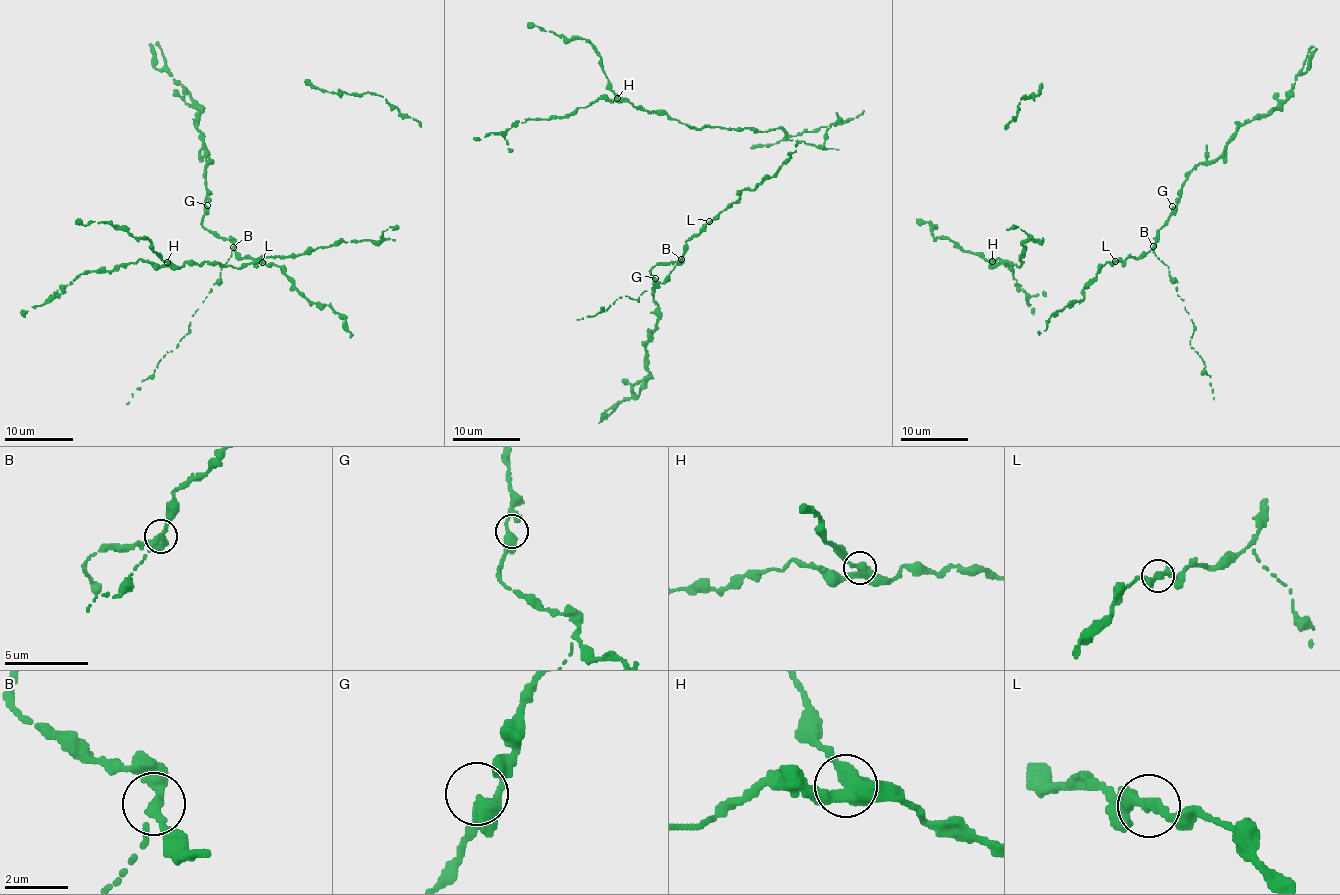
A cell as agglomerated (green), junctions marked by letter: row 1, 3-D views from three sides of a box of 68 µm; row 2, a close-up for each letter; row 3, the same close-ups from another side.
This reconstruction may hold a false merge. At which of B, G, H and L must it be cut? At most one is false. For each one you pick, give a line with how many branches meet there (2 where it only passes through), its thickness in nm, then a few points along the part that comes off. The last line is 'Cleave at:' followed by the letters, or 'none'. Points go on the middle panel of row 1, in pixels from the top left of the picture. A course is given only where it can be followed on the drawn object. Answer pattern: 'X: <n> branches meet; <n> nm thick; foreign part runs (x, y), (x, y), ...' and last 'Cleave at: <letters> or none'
B: 3 branches meet; 240 nm thick; foreign part runs (680, 259), (662, 283), (655, 283), (652, 290), (637, 300), (622, 296), (605, 311), (601, 310), (576, 320)
Cleave at: B

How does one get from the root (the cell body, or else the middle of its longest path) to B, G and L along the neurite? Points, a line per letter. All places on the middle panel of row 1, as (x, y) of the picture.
B: (742, 189), (734, 202), (685, 243), (680, 259)
G: (742, 189), (734, 202), (685, 243), (680, 261), (657, 263), (650, 269), (655, 278)
L: (742, 189), (734, 202), (709, 221)

